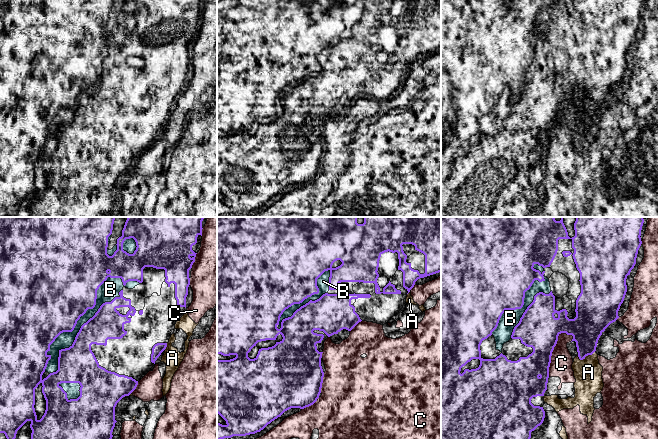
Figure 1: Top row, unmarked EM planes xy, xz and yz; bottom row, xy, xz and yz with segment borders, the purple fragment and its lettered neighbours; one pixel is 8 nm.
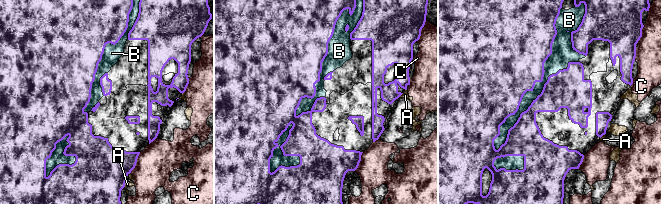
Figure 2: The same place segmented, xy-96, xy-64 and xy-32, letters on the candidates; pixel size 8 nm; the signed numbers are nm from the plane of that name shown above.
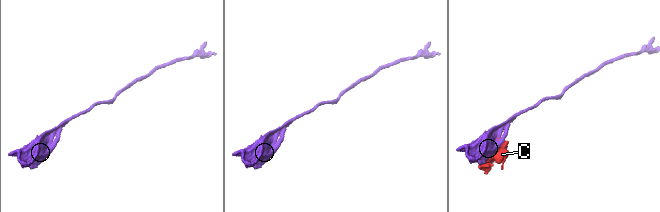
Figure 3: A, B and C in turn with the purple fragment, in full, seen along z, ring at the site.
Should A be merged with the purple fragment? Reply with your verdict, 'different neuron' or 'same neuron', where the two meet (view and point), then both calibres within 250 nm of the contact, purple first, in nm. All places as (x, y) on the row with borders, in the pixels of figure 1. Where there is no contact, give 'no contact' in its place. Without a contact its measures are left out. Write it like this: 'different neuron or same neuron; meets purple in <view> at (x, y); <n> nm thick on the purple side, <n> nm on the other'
different neuron; meets purple in yz at (585, 356); 260 nm thick on the purple side, 220 nm on the other

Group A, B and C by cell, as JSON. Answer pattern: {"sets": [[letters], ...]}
{"sets": [["A", "C"], ["B"]]}

